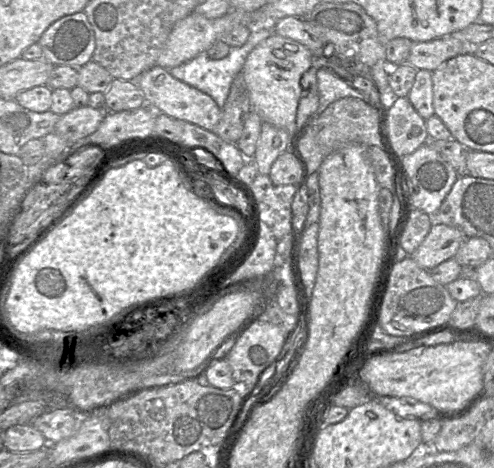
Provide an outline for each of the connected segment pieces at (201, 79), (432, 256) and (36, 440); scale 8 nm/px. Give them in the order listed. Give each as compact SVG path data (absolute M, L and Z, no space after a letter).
M271 30L251 31L246 43L238 48L230 48L229 54L225 58L213 60L208 57L207 53L201 53L177 67L168 69L169 73L174 78L209 95L222 110L228 97L231 83L234 77L242 70L247 56L255 46L268 38L272 33Z
M433 224L424 241L409 257L421 268L432 269L453 258L466 239L466 235L457 228Z
M31 423L14 425L2 432L3 447L11 452L30 452L48 445L45 437Z

